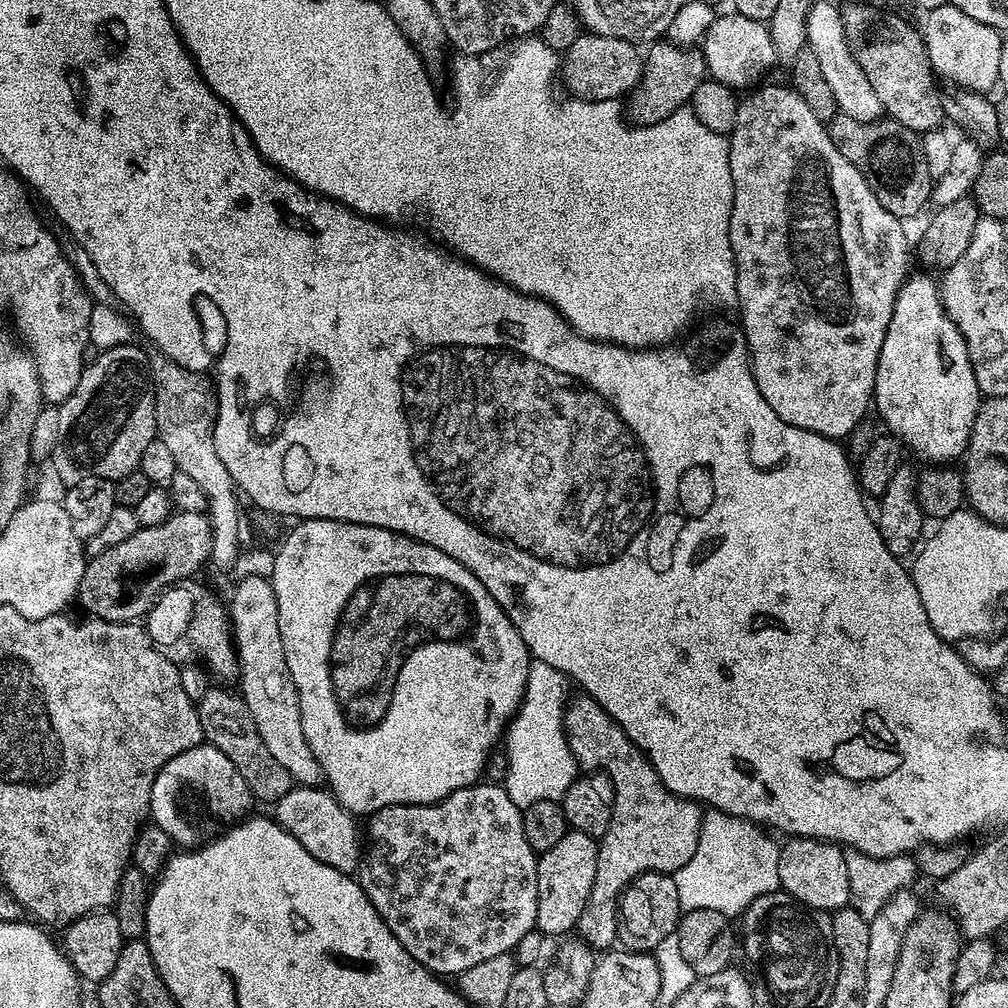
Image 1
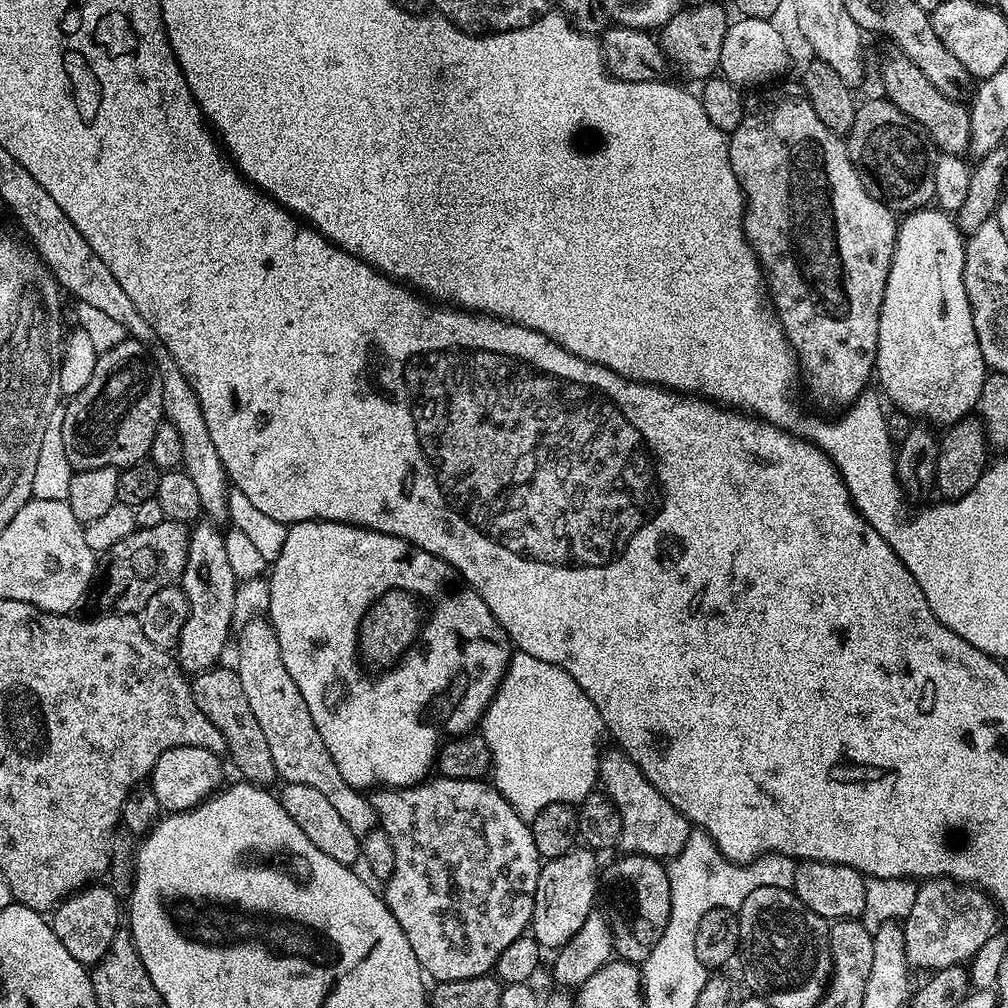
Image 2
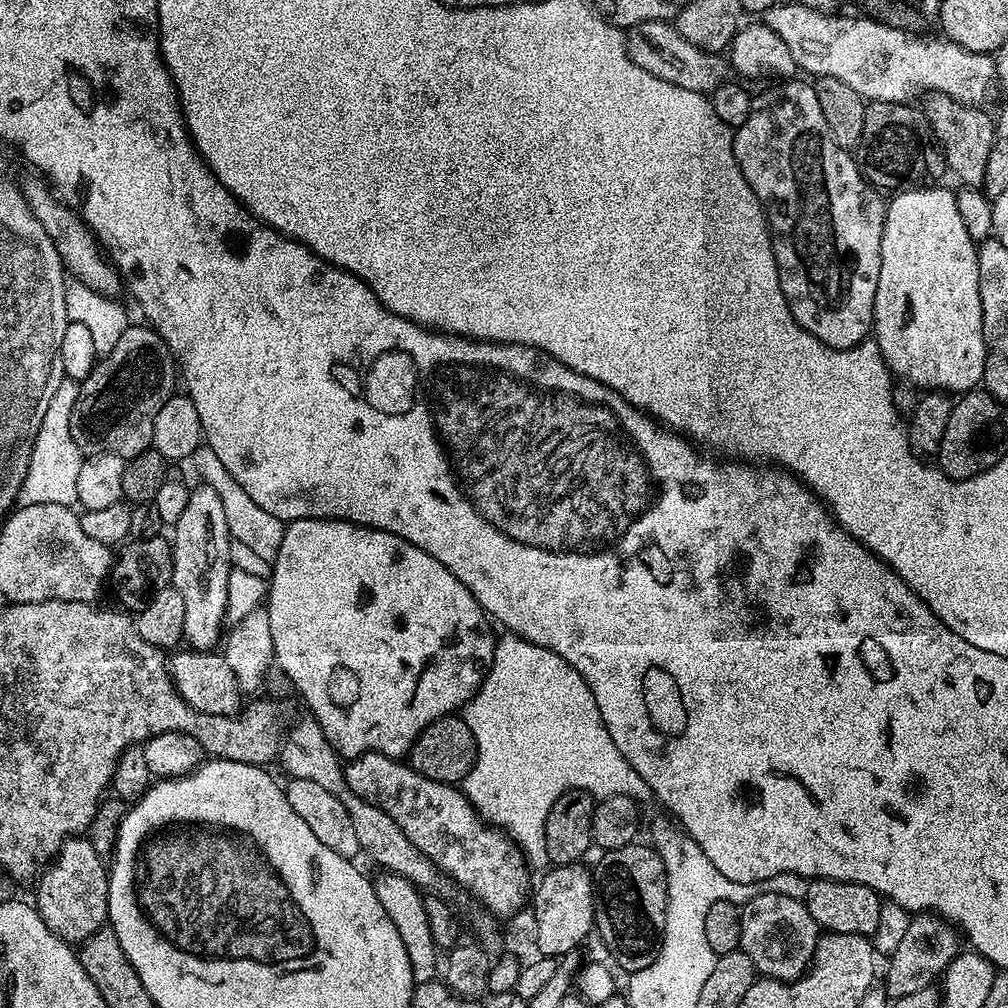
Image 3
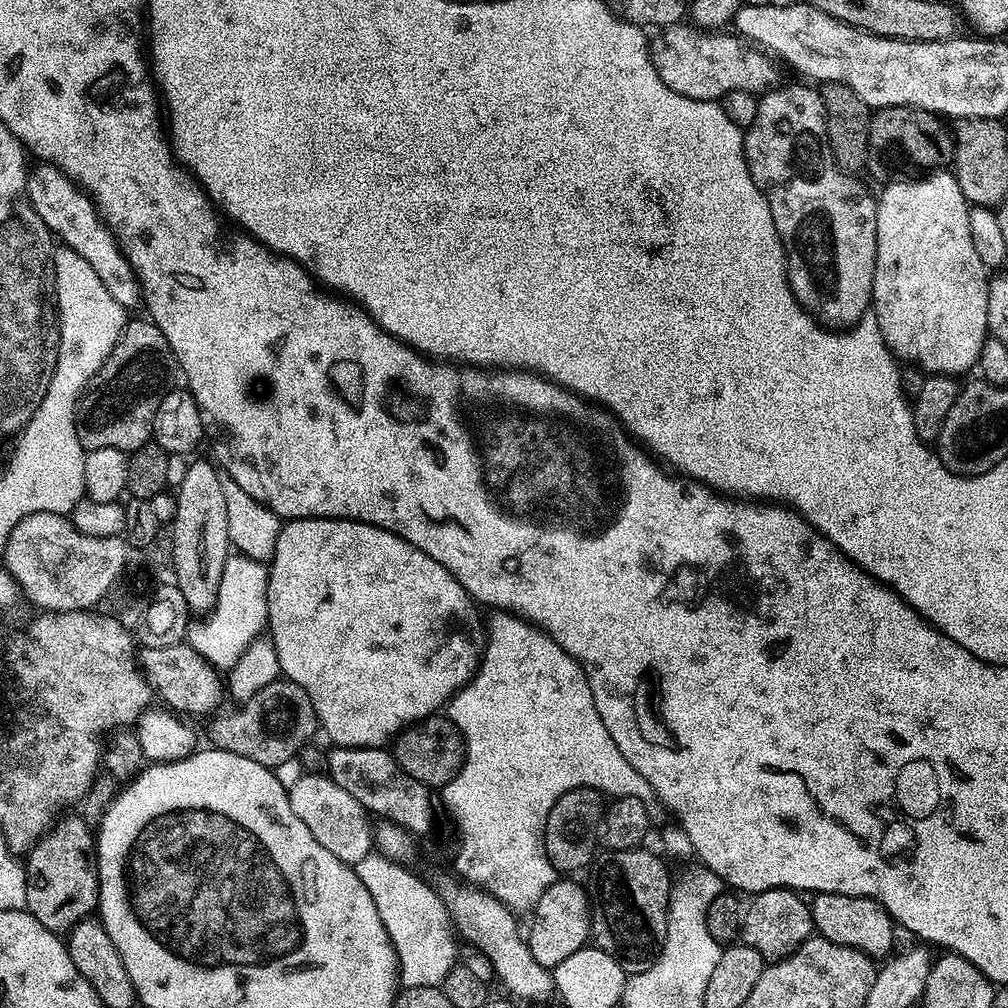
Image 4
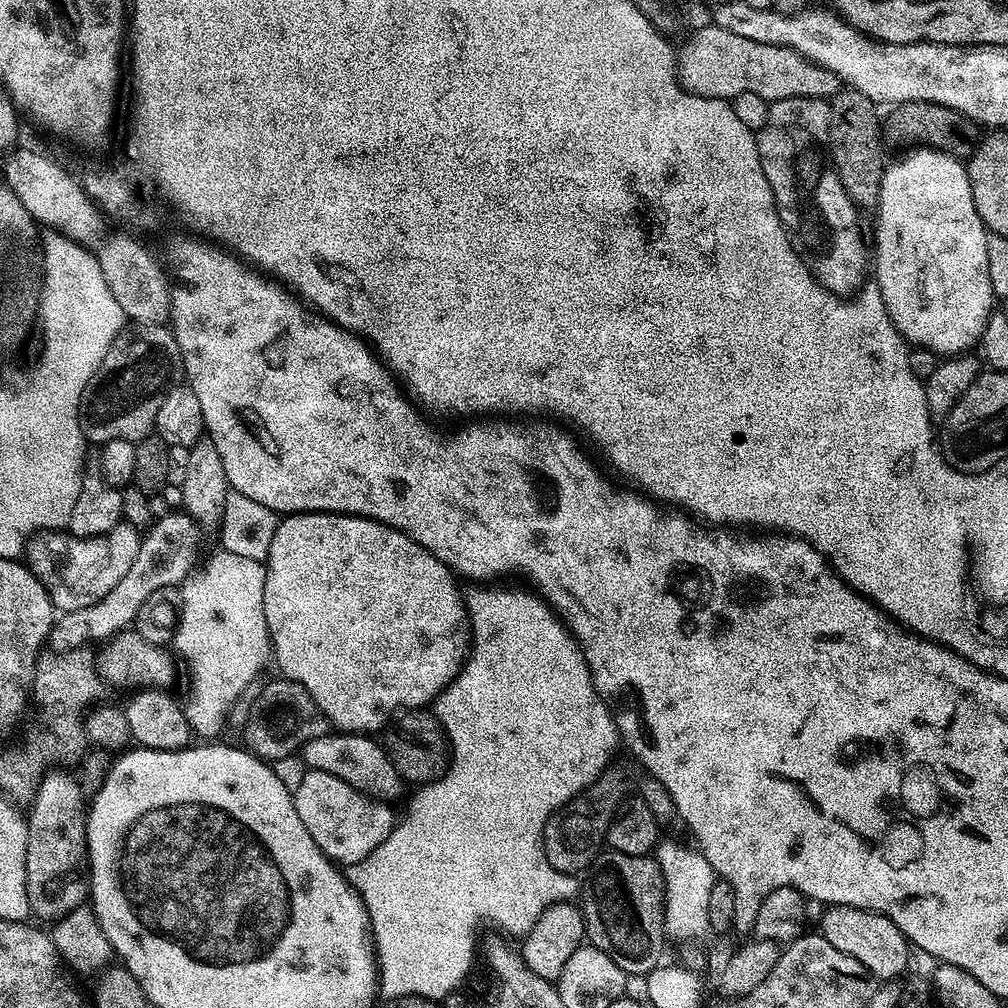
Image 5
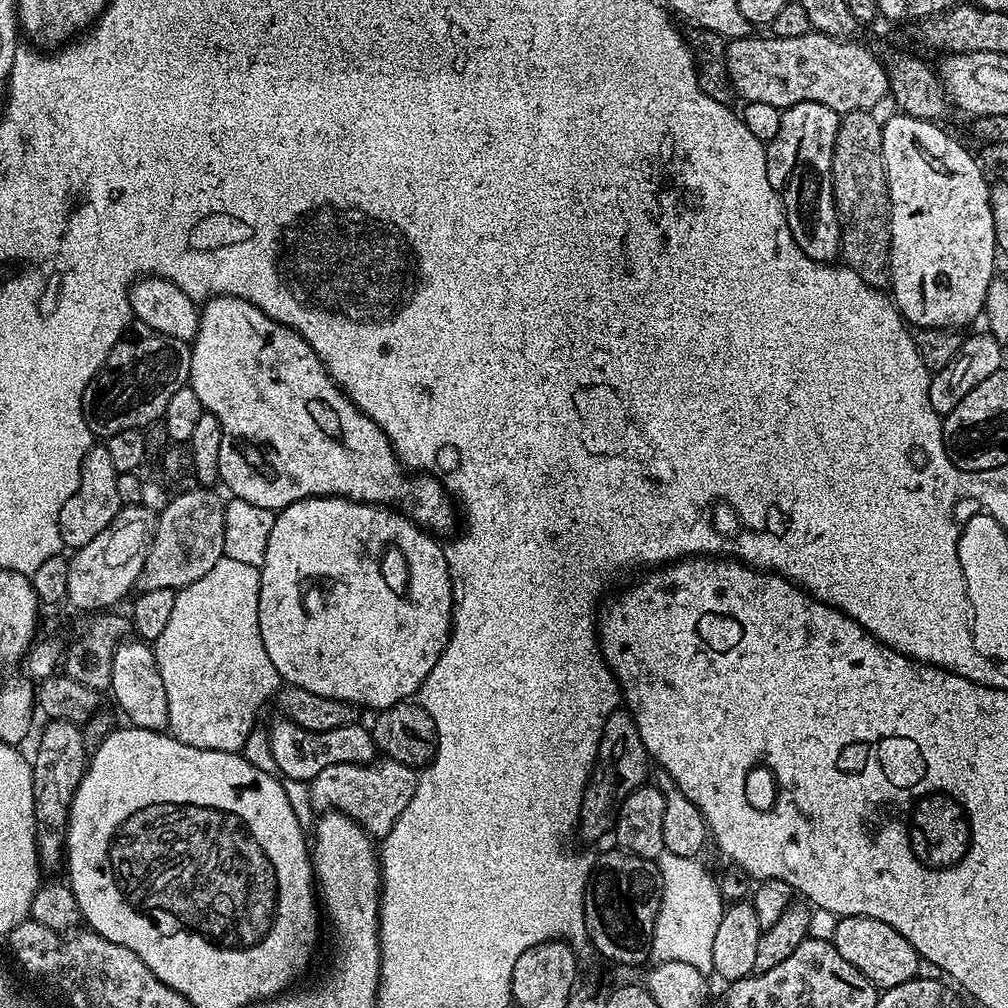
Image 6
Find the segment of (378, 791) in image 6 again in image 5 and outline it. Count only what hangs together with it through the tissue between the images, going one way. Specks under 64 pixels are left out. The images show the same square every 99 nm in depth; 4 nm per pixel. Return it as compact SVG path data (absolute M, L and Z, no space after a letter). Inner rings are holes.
M308 770L303 773L300 785L295 785L292 801L302 818L302 826L314 838L329 860L340 866L360 864L375 848L382 846L396 827L397 813L392 813L391 803L360 792L350 782L326 774L322 770Z

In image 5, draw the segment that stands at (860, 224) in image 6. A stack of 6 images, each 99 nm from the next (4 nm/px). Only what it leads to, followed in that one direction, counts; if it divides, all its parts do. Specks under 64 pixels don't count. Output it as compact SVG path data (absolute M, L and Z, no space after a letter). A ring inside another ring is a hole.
M846 90L831 101L830 107L832 113L828 123L826 148L829 153L832 151L832 160L836 163L834 165L836 177L842 182L846 194L852 199L857 209L875 209L880 203L880 187L882 186L882 178L886 167L886 159L884 160L884 144L886 145L886 140L882 135L882 116L876 113L876 108L878 108L877 101L866 98L866 94L861 92Z

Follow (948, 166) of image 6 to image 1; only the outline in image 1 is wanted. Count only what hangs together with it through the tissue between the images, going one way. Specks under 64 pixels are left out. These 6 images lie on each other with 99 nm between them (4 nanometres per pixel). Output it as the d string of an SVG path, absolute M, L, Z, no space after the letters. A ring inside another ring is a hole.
M909 275L900 285L900 292L894 302L894 314L886 330L886 342L882 342L882 354L878 354L874 408L880 411L884 419L883 427L895 435L909 453L912 451L914 455L928 460L924 462L929 465L948 466L965 455L981 399L982 393L978 378L974 378L968 347L946 314L937 281L928 276Z

